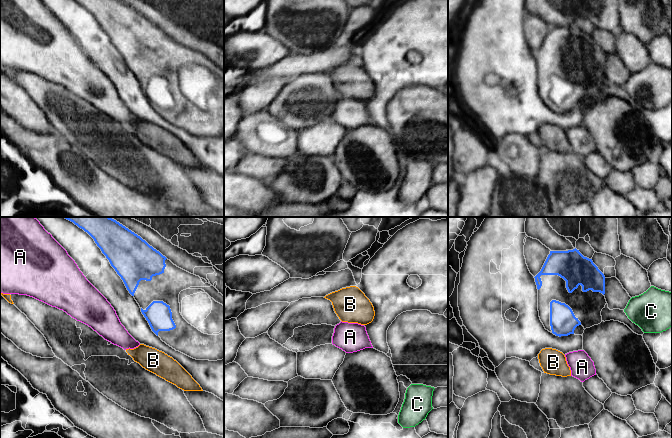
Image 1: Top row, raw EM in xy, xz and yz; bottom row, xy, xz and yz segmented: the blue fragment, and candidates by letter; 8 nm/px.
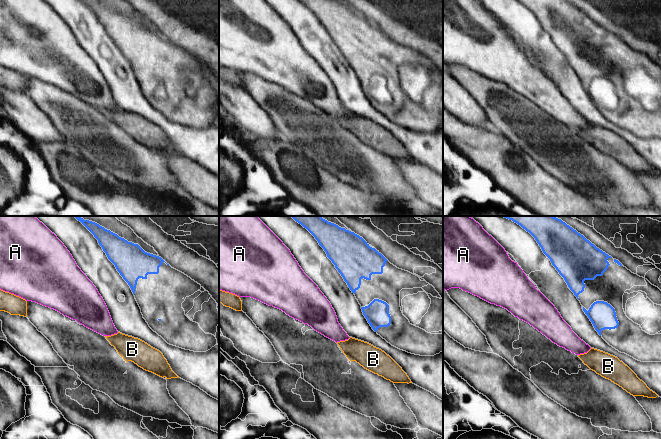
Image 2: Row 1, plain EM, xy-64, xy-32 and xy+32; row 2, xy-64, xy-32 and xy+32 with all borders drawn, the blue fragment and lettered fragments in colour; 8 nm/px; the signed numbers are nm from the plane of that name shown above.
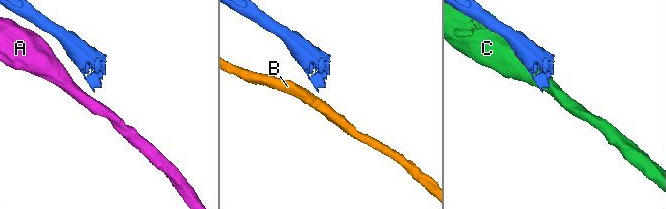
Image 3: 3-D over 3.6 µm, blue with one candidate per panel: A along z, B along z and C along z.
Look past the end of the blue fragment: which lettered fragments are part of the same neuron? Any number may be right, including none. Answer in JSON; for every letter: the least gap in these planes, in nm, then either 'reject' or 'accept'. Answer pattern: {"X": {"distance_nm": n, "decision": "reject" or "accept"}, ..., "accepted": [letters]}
{"A": {"distance_nm": 140, "decision": "reject"}, "B": {"distance_nm": 110, "decision": "reject"}, "C": {"distance_nm": 200, "decision": "reject"}, "accepted": []}

